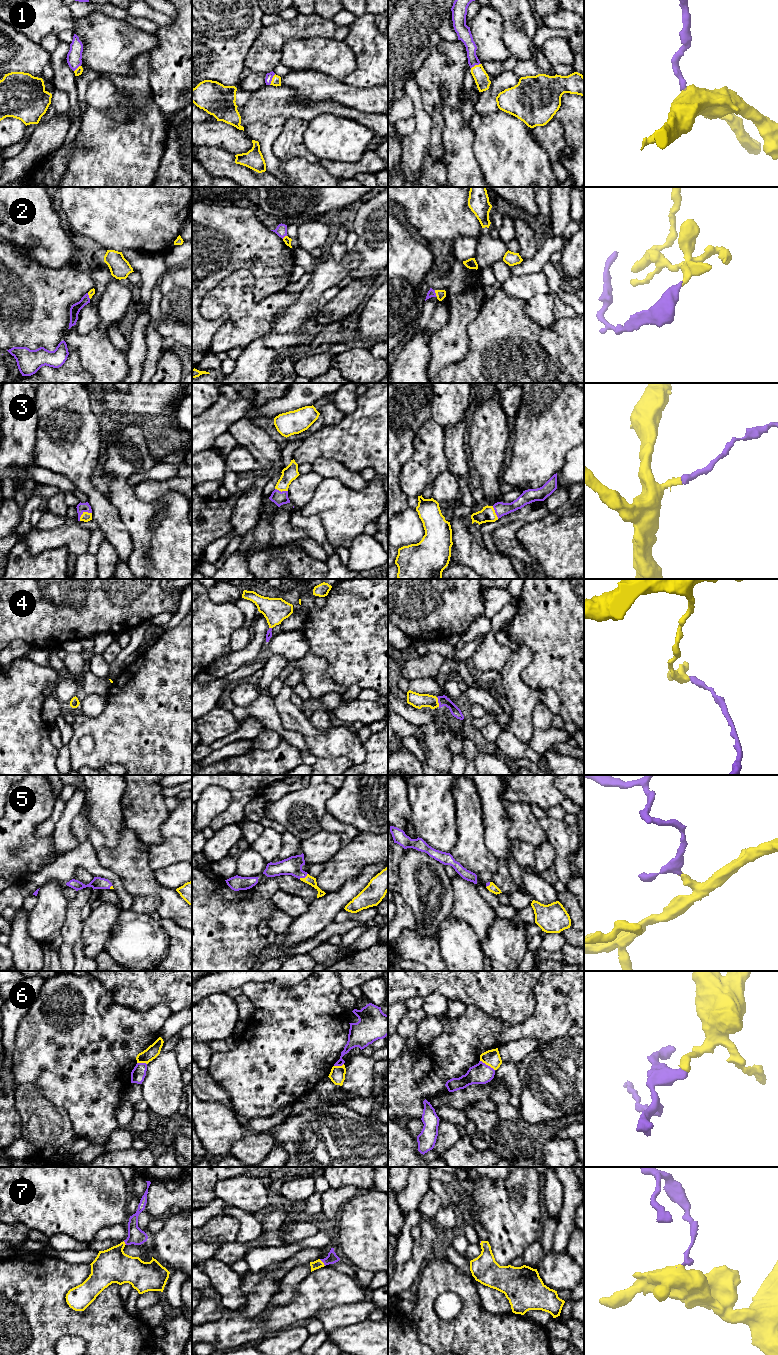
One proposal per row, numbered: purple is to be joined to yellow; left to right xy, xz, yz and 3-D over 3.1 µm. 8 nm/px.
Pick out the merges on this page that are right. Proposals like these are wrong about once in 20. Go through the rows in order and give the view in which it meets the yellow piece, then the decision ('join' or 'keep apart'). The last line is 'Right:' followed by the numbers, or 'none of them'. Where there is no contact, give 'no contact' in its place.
1: contact in xz; join
2: contact in yz; join
3: contact in xy; join
4: contact in yz; join
5: contact in xz; join
6: contact in yz; keep apart
7: contact in xz; join
Right: 1, 2, 3, 4, 5, 7

